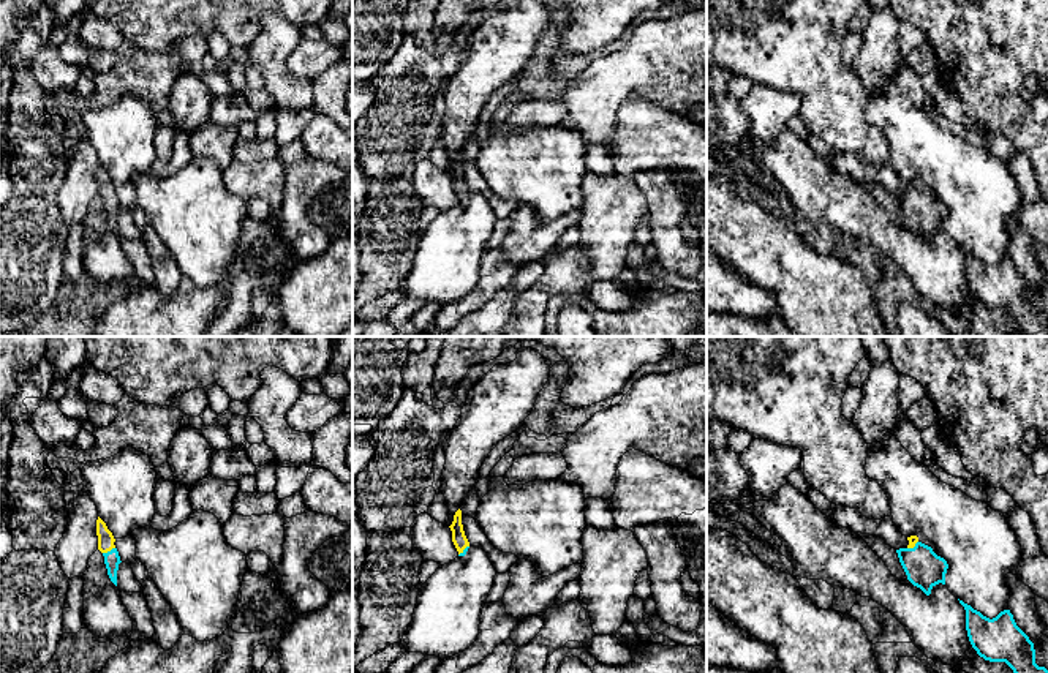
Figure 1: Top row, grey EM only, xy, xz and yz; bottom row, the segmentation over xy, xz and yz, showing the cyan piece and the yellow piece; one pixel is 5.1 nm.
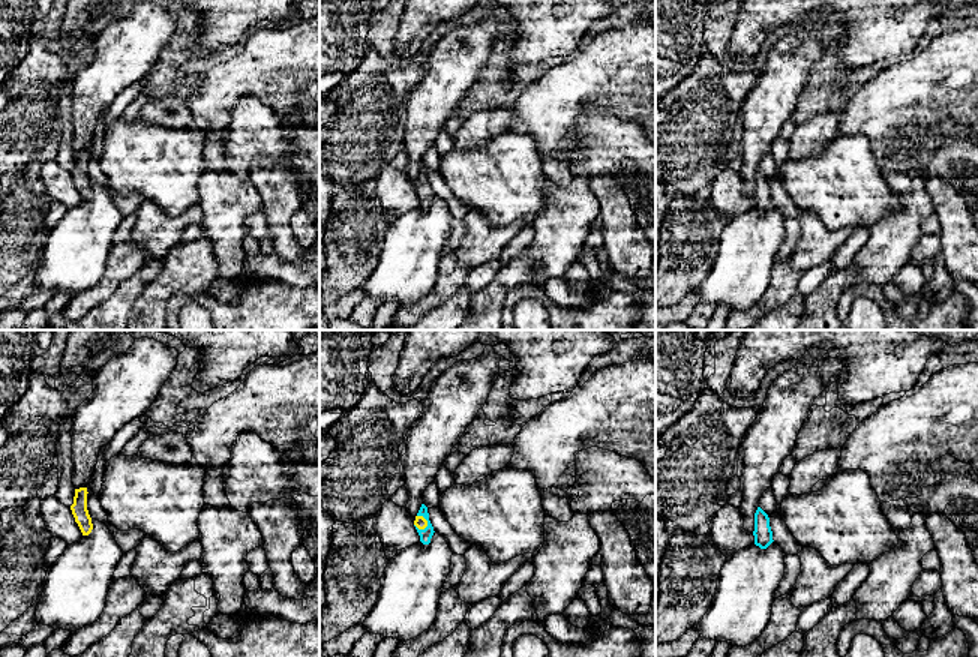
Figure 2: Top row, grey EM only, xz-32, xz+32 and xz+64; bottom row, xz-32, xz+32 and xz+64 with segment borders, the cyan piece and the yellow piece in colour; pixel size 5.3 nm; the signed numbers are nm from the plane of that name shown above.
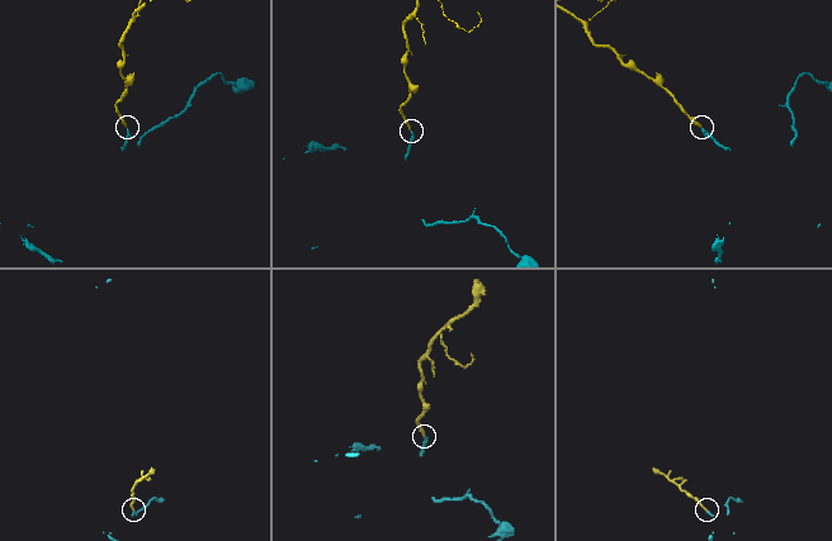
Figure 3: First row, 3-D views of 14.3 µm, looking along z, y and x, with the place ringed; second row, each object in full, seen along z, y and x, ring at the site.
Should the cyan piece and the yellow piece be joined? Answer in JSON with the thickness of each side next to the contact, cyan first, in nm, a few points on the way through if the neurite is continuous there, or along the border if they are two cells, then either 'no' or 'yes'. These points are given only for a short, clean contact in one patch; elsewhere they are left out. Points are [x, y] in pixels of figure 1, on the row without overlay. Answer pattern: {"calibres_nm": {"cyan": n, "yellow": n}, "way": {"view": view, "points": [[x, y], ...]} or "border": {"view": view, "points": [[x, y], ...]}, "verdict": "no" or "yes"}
{"calibres_nm": {"cyan": 80, "yellow": 80}, "way": {"view": "xy", "points": [[111, 204], [108, 198], [106, 187]]}, "verdict": "yes"}

